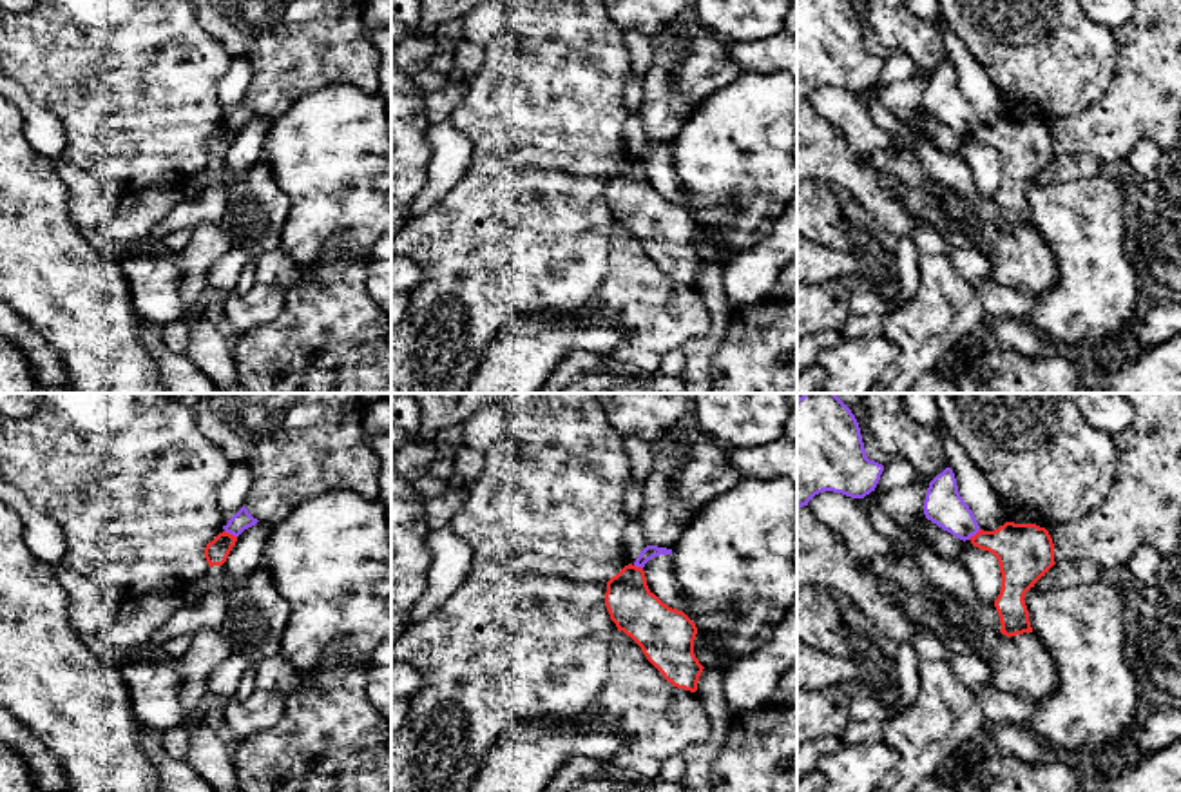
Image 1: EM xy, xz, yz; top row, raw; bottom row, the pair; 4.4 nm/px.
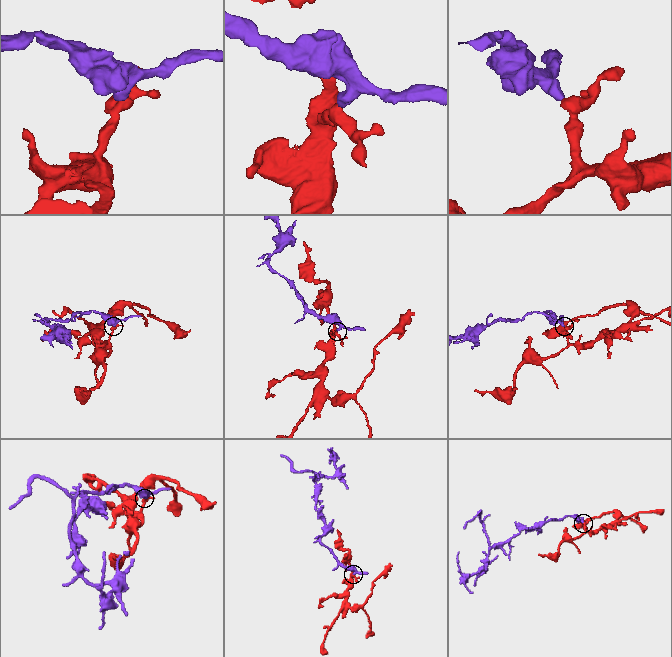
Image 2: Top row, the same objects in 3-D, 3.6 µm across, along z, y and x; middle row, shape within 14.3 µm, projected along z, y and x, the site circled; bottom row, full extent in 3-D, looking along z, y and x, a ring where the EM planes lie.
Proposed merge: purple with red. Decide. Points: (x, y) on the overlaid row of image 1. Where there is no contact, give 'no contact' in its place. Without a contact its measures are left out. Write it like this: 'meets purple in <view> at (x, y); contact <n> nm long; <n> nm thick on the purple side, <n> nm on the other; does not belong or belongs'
meets purple in xy at (230, 533); contact 70 nm long; 90 nm thick on the purple side, 110 nm on the other; does not belong

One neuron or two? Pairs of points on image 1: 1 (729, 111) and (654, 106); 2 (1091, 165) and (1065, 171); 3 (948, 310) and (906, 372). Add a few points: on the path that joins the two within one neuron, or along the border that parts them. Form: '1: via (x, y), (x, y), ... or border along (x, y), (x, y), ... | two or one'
1: border along (729, 84), (714, 89), (698, 106), (672, 144) | two
2: via (1085, 167), (1071, 167) | one
3: via (933, 325), (924, 334), (917, 357) | one

